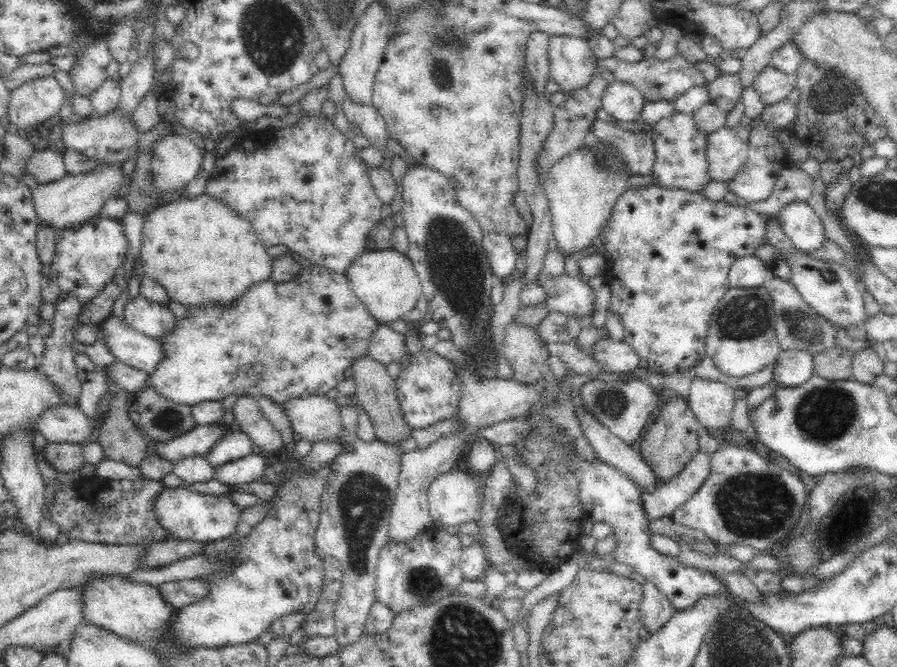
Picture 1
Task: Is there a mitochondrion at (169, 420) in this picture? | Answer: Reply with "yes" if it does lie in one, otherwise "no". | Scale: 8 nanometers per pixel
yes

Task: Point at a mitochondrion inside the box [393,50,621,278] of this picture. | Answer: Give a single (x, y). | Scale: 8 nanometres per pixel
(441, 74)

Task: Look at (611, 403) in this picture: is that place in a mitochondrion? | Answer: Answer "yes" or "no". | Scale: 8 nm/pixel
yes

